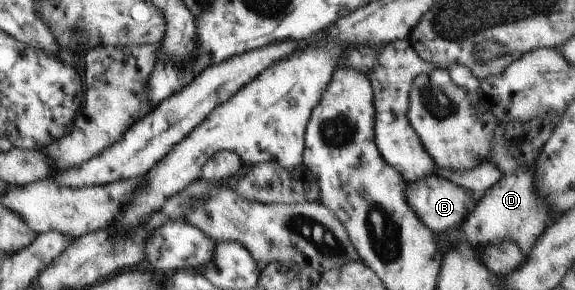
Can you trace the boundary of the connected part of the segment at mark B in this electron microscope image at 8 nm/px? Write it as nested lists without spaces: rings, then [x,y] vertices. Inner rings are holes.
[[[436,174],[421,178],[416,182],[407,182],[405,194],[407,195],[407,202],[414,210],[416,217],[426,225],[429,230],[438,234],[446,232],[447,230],[449,233],[450,230],[458,229],[463,219],[475,206],[470,190],[464,187],[458,187],[455,183]]]

